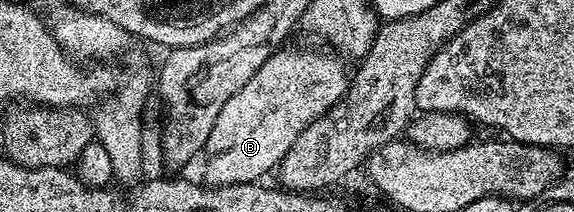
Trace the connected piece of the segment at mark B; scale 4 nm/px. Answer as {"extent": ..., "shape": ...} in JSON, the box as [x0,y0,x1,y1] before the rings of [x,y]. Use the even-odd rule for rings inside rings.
{"extent":[203,47,350,186],"shape":[[[281,47],[254,71],[250,83],[238,91],[238,95],[230,95],[226,99],[226,107],[218,111],[218,119],[214,119],[214,131],[210,131],[210,139],[206,146],[208,162],[204,165],[203,180],[209,186],[237,185],[247,181],[259,182],[268,172],[275,170],[280,161],[294,147],[294,139],[306,131],[314,119],[318,119],[330,107],[337,105],[348,92],[350,69],[335,52],[320,49],[288,49]]]}

